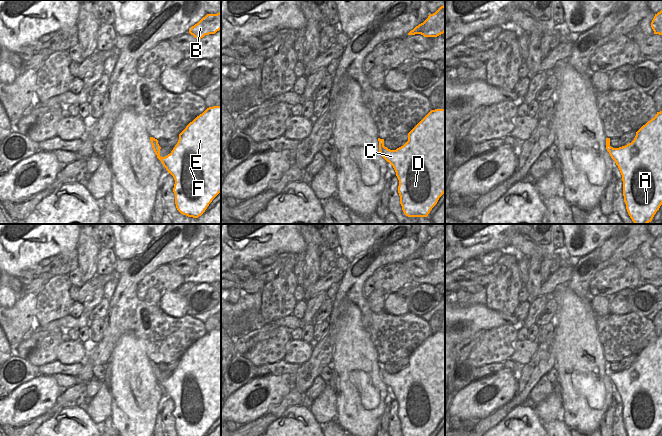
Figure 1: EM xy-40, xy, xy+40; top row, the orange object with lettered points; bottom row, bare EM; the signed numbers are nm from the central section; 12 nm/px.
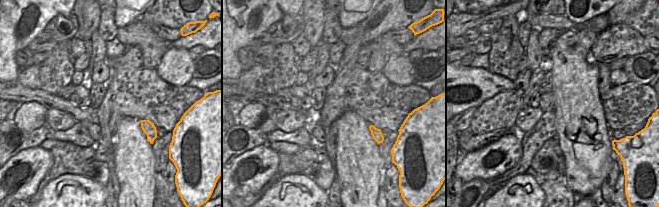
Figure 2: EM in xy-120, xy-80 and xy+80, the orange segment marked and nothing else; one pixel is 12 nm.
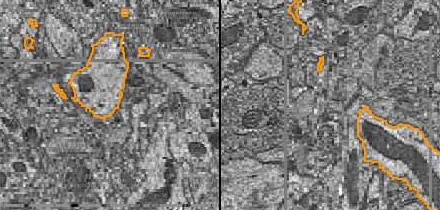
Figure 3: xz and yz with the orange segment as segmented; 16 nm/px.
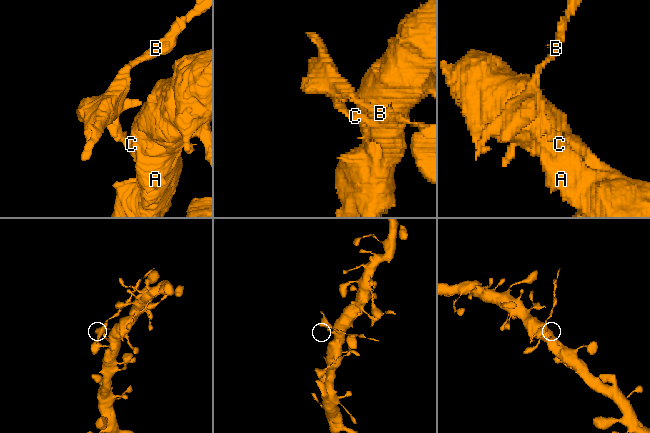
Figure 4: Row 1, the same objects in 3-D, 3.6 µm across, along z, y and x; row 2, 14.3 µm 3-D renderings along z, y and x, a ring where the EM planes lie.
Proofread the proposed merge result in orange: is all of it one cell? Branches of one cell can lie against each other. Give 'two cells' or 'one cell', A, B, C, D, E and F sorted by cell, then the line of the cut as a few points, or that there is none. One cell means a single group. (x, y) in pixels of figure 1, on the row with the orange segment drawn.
two cells | A C D E F / B | xy-40 (159, 146), (159, 151), (156, 154)

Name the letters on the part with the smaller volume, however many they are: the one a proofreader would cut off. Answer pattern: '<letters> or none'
B

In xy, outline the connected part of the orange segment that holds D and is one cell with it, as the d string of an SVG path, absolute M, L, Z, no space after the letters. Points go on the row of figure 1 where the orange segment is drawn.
M445 109L431 110L408 133L408 141L403 146L396 150L383 146L381 155L396 172L404 214L408 217L427 217L445 193Z

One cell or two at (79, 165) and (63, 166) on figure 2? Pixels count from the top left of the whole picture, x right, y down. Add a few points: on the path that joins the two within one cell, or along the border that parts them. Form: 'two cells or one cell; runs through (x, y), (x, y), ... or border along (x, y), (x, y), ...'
one cell; runs through (75, 165), (67, 165)

